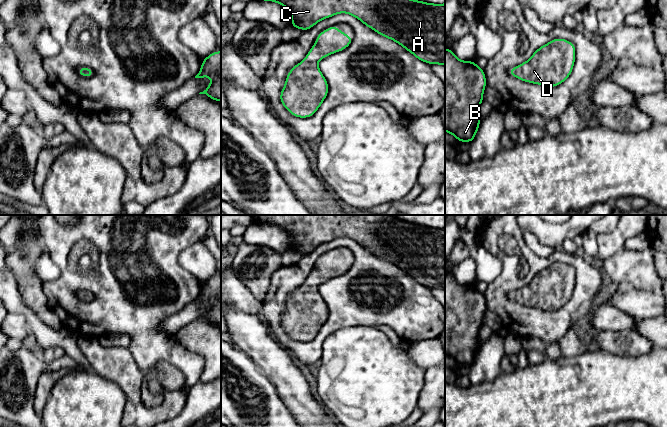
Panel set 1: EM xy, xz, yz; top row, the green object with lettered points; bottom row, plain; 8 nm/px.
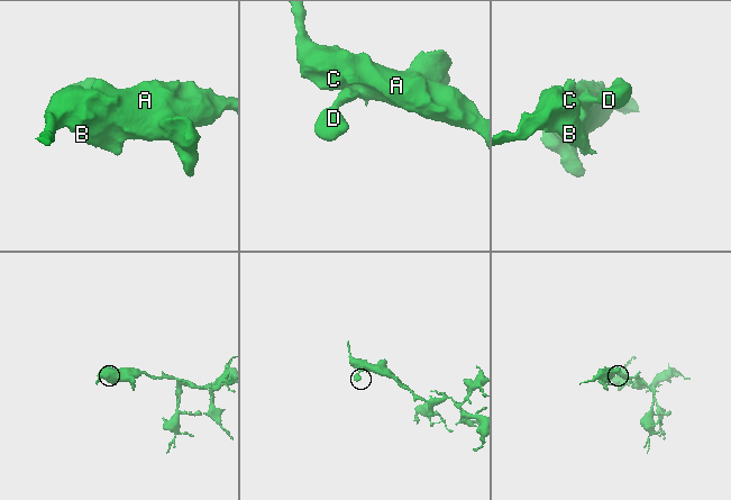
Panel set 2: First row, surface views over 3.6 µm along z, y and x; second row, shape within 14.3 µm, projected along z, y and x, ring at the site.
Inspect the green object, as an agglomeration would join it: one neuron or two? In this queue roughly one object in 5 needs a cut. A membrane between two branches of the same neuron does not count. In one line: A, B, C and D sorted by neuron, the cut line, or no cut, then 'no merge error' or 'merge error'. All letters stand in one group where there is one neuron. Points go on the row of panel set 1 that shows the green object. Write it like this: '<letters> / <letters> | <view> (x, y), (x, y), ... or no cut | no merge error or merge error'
A B C D | no cut | no merge error

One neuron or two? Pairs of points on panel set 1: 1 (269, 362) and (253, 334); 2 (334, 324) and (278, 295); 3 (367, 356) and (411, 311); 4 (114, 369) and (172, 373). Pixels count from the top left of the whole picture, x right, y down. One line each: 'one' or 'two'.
1: one
2: one
3: two
4: two

